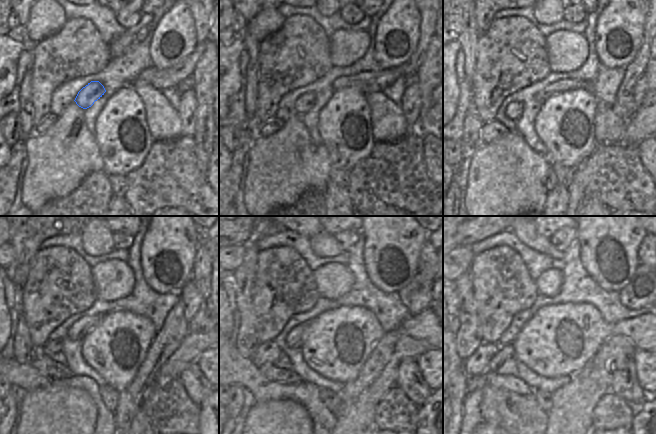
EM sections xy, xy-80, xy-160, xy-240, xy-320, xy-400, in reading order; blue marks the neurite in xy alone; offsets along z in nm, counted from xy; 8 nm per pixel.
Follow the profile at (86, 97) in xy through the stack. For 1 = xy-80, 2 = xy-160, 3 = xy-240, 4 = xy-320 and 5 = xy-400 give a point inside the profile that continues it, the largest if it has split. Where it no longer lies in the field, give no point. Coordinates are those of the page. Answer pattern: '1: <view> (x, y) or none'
1: xy-80 (305, 102)
2: xy-160 (514, 110)
3: xy-240 (50, 347)
4: xy-320 (269, 352)
5: xy-400 (474, 365)

